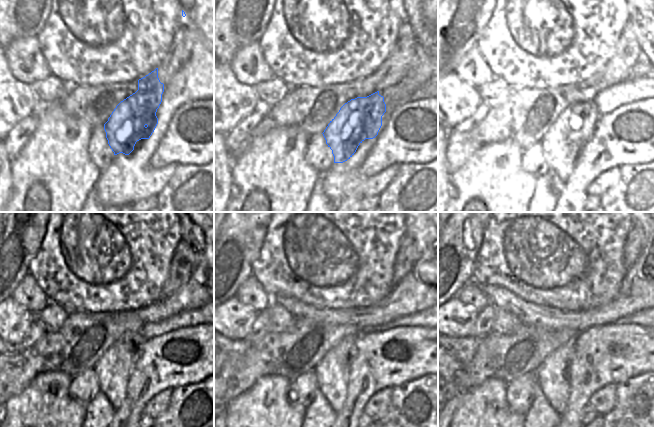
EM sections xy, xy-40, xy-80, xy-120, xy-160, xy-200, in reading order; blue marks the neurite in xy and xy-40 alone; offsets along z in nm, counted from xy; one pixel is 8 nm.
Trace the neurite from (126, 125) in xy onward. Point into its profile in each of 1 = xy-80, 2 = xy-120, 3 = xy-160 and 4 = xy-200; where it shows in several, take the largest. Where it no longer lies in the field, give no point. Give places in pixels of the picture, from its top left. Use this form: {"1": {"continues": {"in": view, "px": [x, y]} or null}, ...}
{"1": {"continues": {"in": "xy-80", "px": [561, 145]}}, "2": {"continues": {"in": "xy-120", "px": [113, 369]}}, "3": {"continues": {"in": "xy-160", "px": [332, 372]}}, "4": {"continues": {"in": "xy-200", "px": [553, 376]}}}

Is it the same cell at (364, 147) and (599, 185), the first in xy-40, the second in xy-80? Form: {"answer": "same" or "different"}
{"answer": "same"}

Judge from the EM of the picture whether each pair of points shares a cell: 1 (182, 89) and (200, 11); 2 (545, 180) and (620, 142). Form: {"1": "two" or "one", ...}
{"1": "one", "2": "two"}

